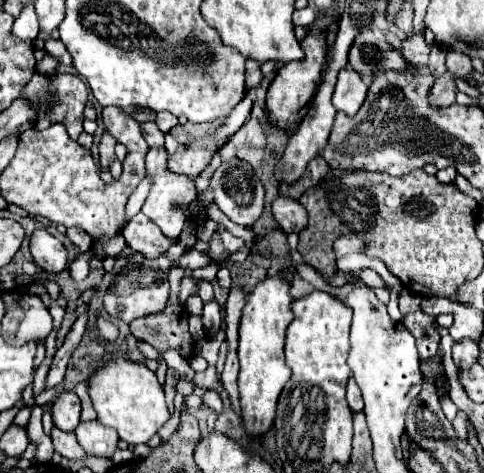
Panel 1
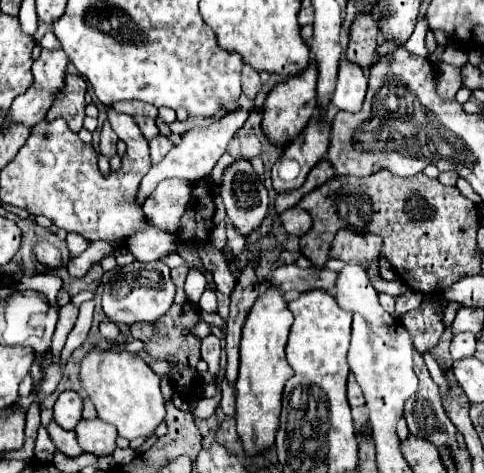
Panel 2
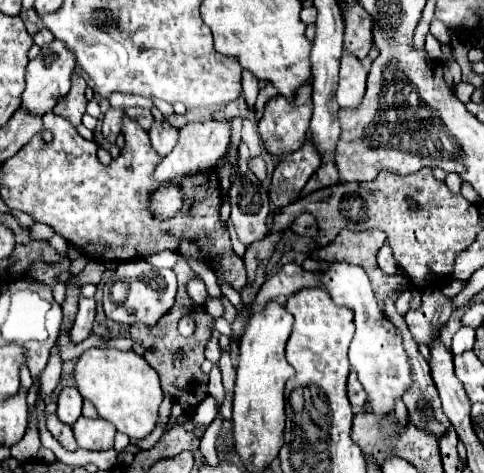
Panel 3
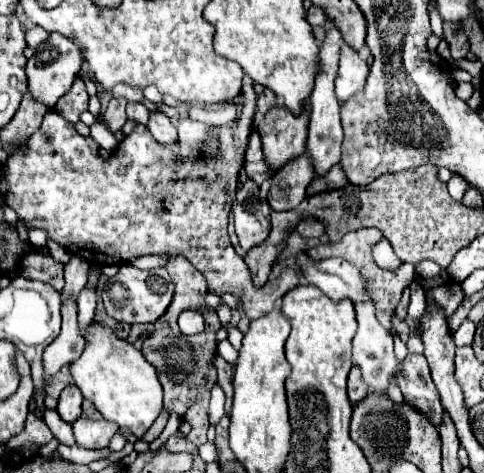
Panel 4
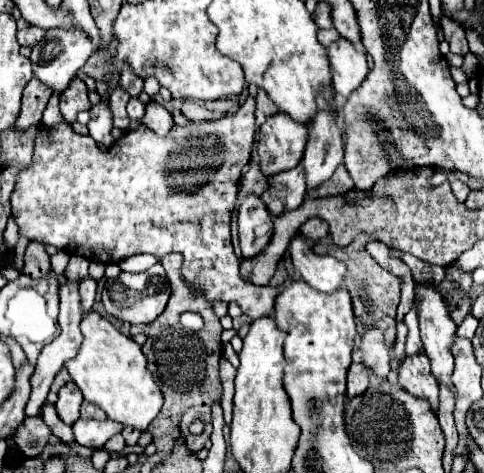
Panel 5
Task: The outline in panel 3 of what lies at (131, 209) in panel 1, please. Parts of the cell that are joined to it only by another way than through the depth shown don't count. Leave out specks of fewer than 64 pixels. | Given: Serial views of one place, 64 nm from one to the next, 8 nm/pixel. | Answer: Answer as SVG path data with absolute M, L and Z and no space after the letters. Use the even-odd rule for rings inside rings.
M214 120L214 122L196 122L196 124L186 124L180 130L180 140L176 144L176 148L162 158L162 162L156 166L152 180L156 182L166 182L166 180L174 180L180 176L192 176L192 174L200 174L206 170L212 170L216 166L216 162L226 154L228 146L230 146L230 130L232 124L230 120Z

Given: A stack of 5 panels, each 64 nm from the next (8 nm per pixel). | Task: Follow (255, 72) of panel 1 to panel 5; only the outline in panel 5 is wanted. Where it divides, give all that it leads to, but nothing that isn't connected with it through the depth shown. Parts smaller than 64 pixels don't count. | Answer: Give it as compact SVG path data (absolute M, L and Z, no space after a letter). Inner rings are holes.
M246 98L234 116L224 116L218 122L192 124L190 128L174 126L168 138L160 138L140 124L116 140L114 148L106 152L98 148L92 136L76 134L68 122L56 126L40 124L32 164L22 170L10 196L12 216L28 240L64 248L68 254L80 254L90 262L118 264L142 252L150 252L156 258L180 252L184 256L182 274L202 288L210 302L236 300L250 320L270 316L282 286L248 284L240 276L240 260L230 240L230 216L238 196L238 180L242 168L250 162L254 142L254 106L254 98Z

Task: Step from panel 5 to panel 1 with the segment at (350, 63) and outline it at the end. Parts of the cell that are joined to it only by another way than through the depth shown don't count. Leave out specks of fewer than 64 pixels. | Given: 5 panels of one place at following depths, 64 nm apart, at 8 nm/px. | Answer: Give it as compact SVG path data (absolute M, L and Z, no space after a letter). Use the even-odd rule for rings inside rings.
M344 68L338 74L332 104L338 112L344 112L346 116L354 116L360 110L366 98L366 92L368 92L368 86L362 80L362 76L356 74L352 68Z

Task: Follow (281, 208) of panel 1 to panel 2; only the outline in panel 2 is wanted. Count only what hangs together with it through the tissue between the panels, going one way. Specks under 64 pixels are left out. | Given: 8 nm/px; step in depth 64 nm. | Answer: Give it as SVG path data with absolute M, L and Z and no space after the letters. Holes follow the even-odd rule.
M296 206L286 208L284 212L280 212L280 214L278 214L278 220L280 220L282 226L286 228L286 232L288 232L288 234L294 234L294 236L306 234L306 232L310 230L310 226L312 226L310 214L308 214L306 210L302 210L302 208L296 208Z

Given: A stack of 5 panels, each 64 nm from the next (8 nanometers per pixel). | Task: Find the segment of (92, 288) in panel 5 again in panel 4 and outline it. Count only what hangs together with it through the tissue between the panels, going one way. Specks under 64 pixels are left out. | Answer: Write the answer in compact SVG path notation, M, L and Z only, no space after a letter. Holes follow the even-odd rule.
M84 288L78 296L78 324L80 324L80 334L94 322L94 310L96 310L96 294L94 290Z

